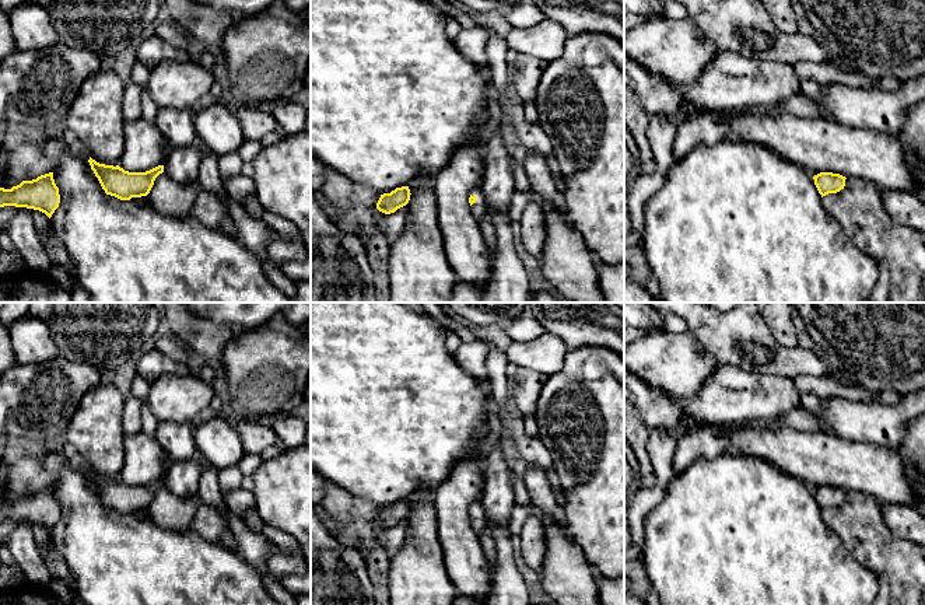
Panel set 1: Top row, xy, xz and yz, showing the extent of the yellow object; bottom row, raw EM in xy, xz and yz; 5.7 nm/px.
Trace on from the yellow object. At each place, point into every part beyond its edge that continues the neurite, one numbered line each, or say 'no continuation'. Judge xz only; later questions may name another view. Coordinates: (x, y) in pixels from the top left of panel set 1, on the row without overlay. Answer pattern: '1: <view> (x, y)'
1: xz (479, 521)

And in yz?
no continuation

